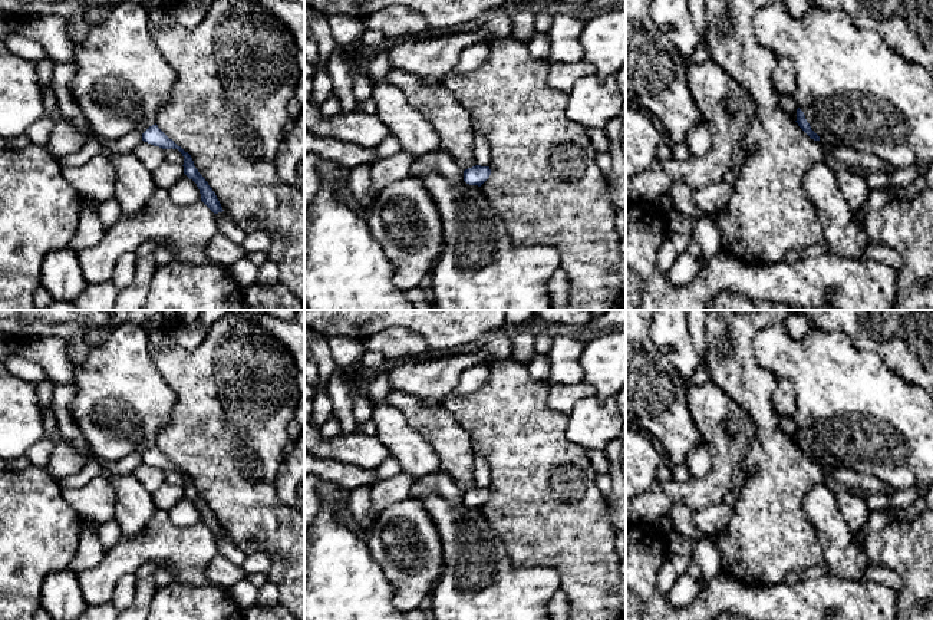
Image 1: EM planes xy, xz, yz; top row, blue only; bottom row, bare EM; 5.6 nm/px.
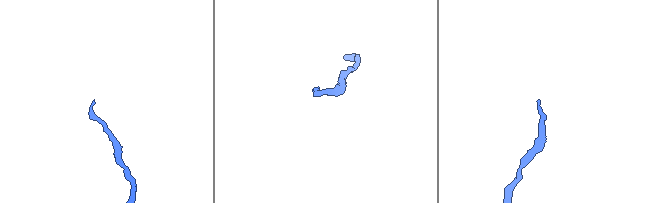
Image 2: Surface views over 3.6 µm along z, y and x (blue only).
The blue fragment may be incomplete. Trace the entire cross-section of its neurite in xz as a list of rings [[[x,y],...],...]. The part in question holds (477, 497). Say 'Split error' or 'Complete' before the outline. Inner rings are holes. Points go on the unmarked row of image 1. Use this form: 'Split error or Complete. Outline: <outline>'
Complete. Outline: [[[475,487],[464,492],[464,502],[481,508],[491,497],[489,488]]]

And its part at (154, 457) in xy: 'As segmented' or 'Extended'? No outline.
As segmented

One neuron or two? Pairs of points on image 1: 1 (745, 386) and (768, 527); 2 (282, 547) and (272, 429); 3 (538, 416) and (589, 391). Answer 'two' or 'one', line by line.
1: one
2: one
3: two

